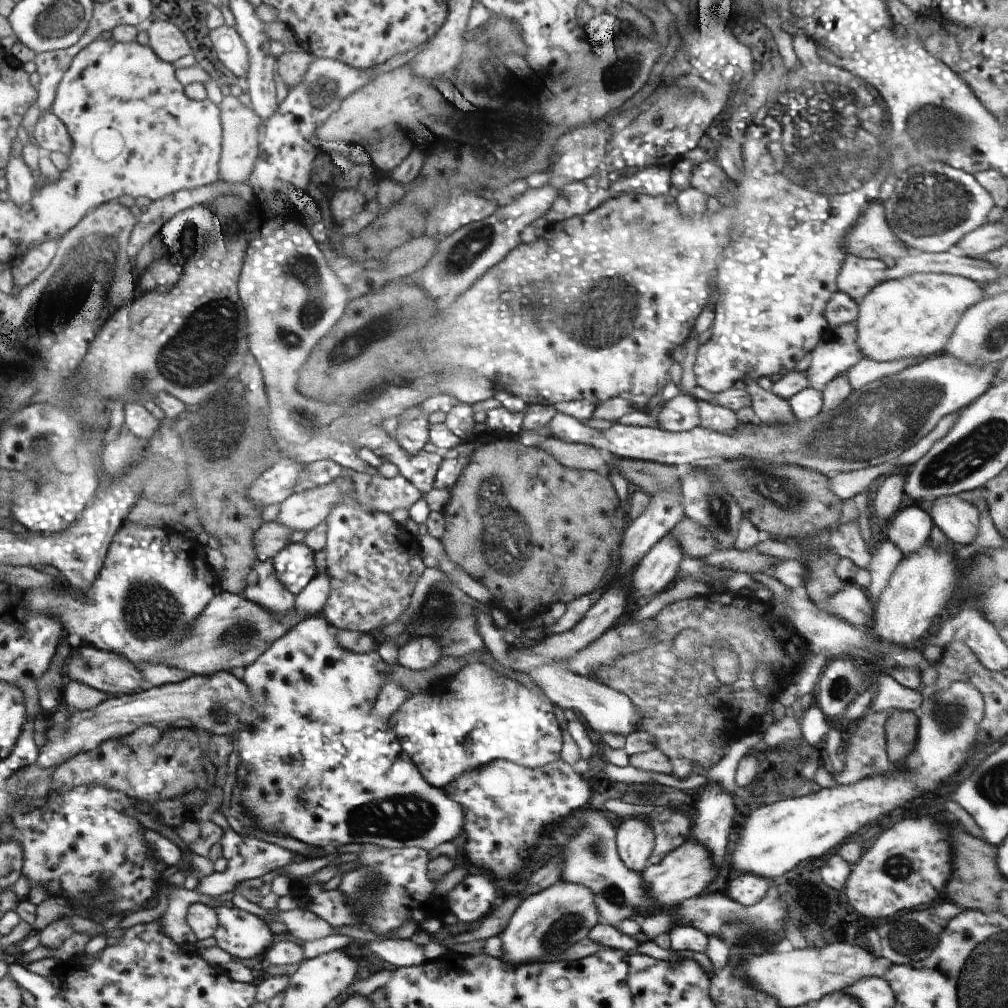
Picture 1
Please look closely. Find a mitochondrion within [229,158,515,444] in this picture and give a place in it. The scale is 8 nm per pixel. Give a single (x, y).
(405, 314)

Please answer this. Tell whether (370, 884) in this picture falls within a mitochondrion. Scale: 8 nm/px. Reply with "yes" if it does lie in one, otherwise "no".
yes

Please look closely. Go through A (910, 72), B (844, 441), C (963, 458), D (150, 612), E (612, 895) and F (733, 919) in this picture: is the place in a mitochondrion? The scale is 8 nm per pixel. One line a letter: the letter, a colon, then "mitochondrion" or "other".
A: other
B: mitochondrion
C: mitochondrion
D: mitochondrion
E: mitochondrion
F: mitochondrion

